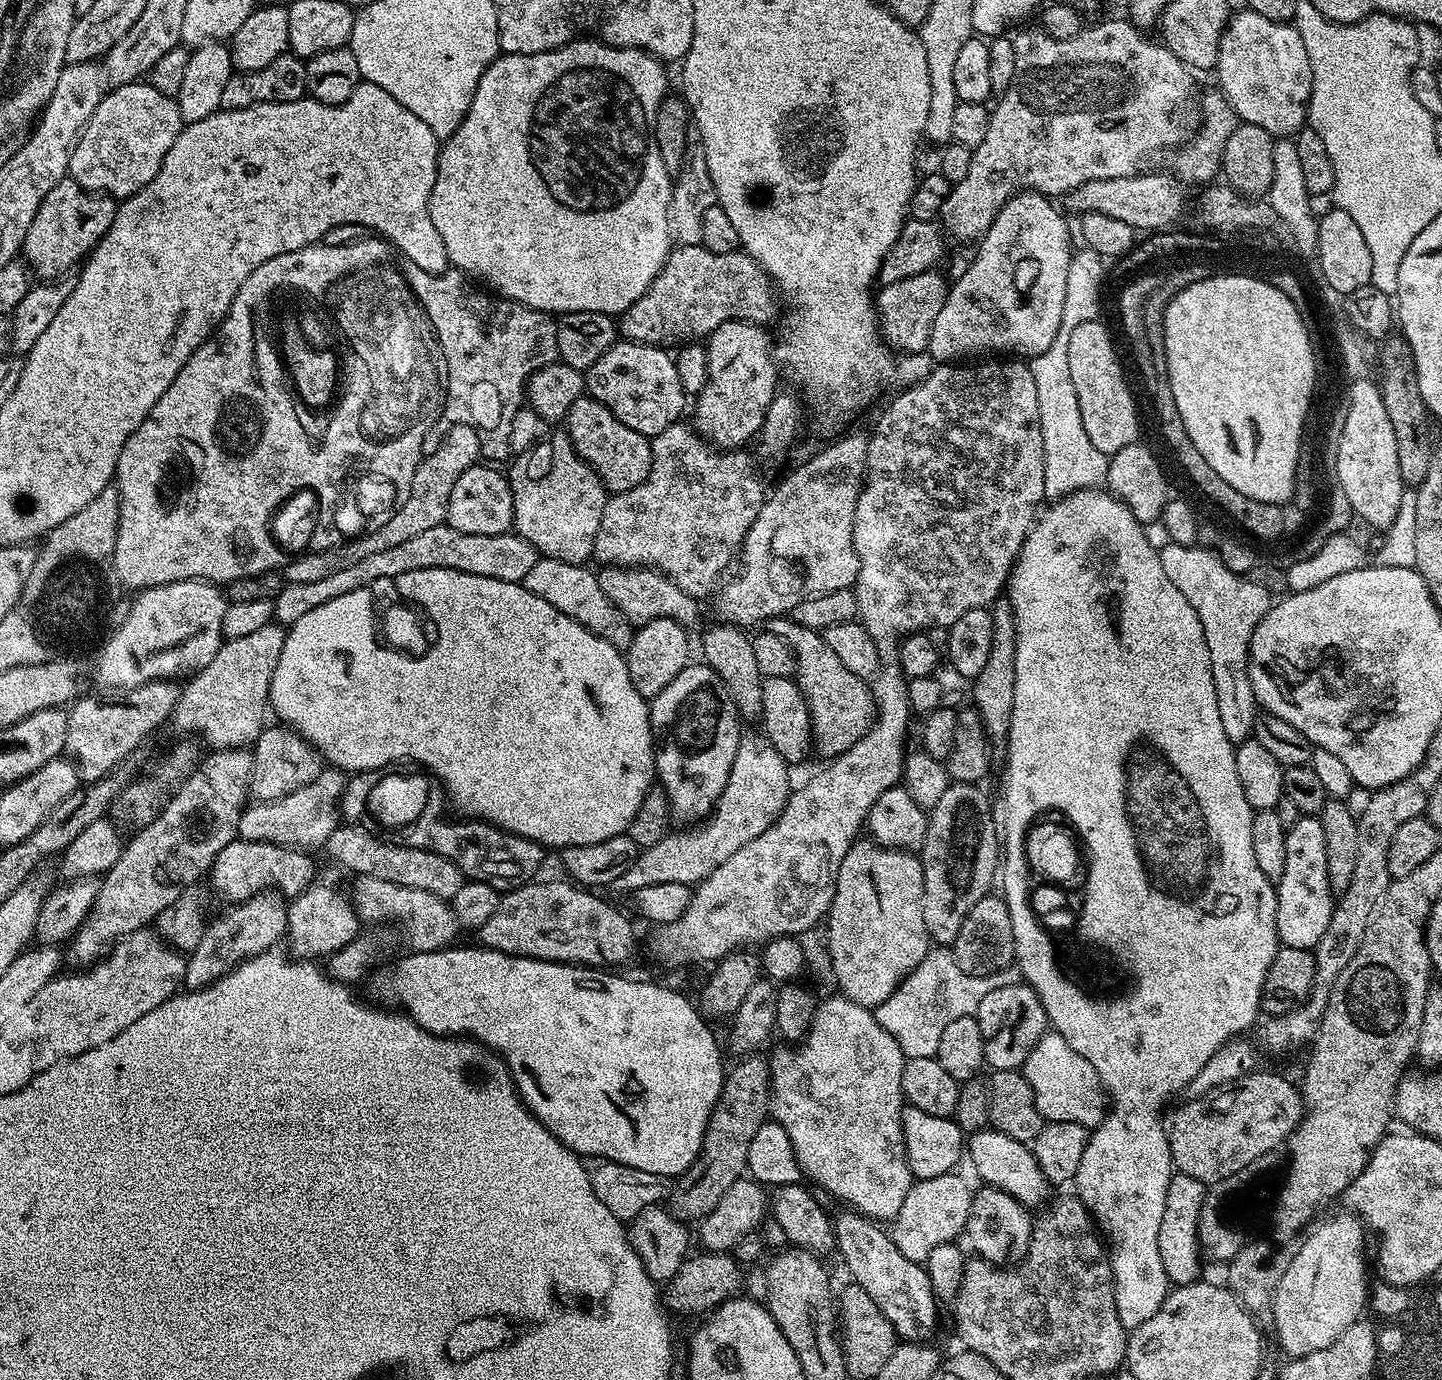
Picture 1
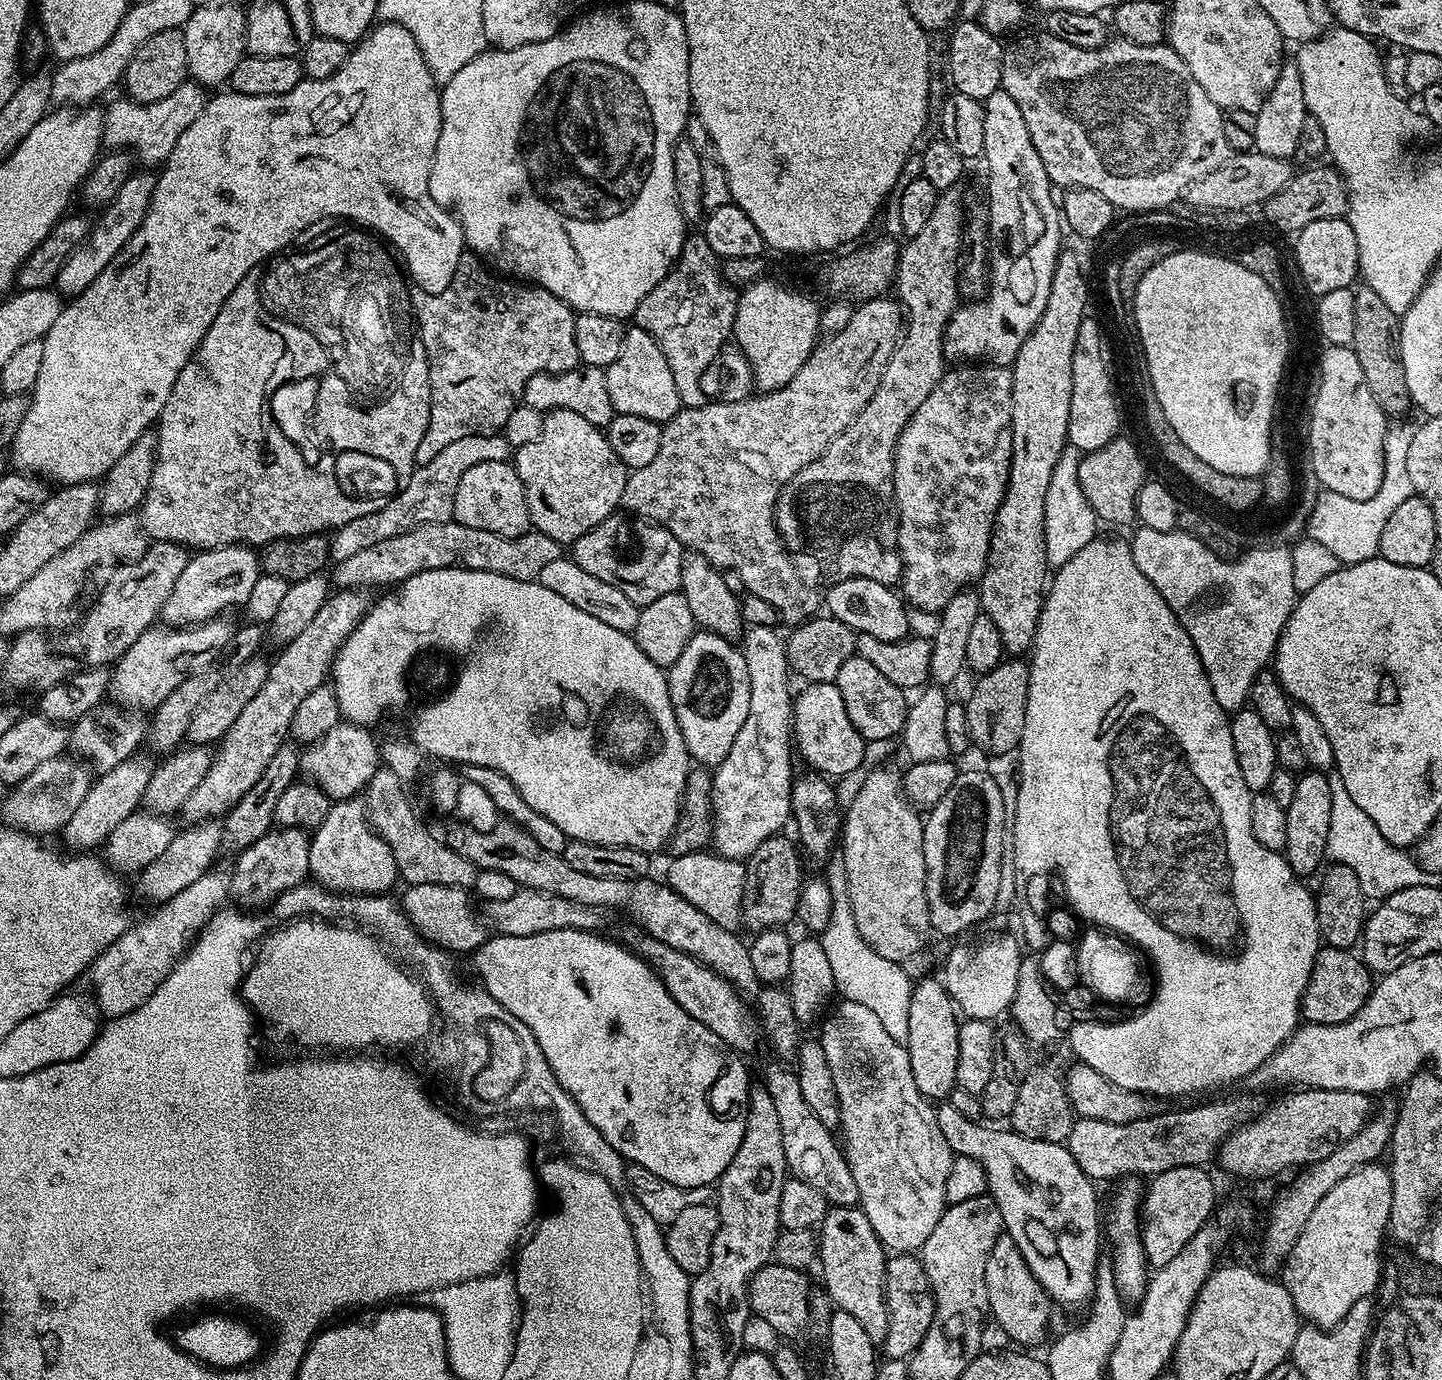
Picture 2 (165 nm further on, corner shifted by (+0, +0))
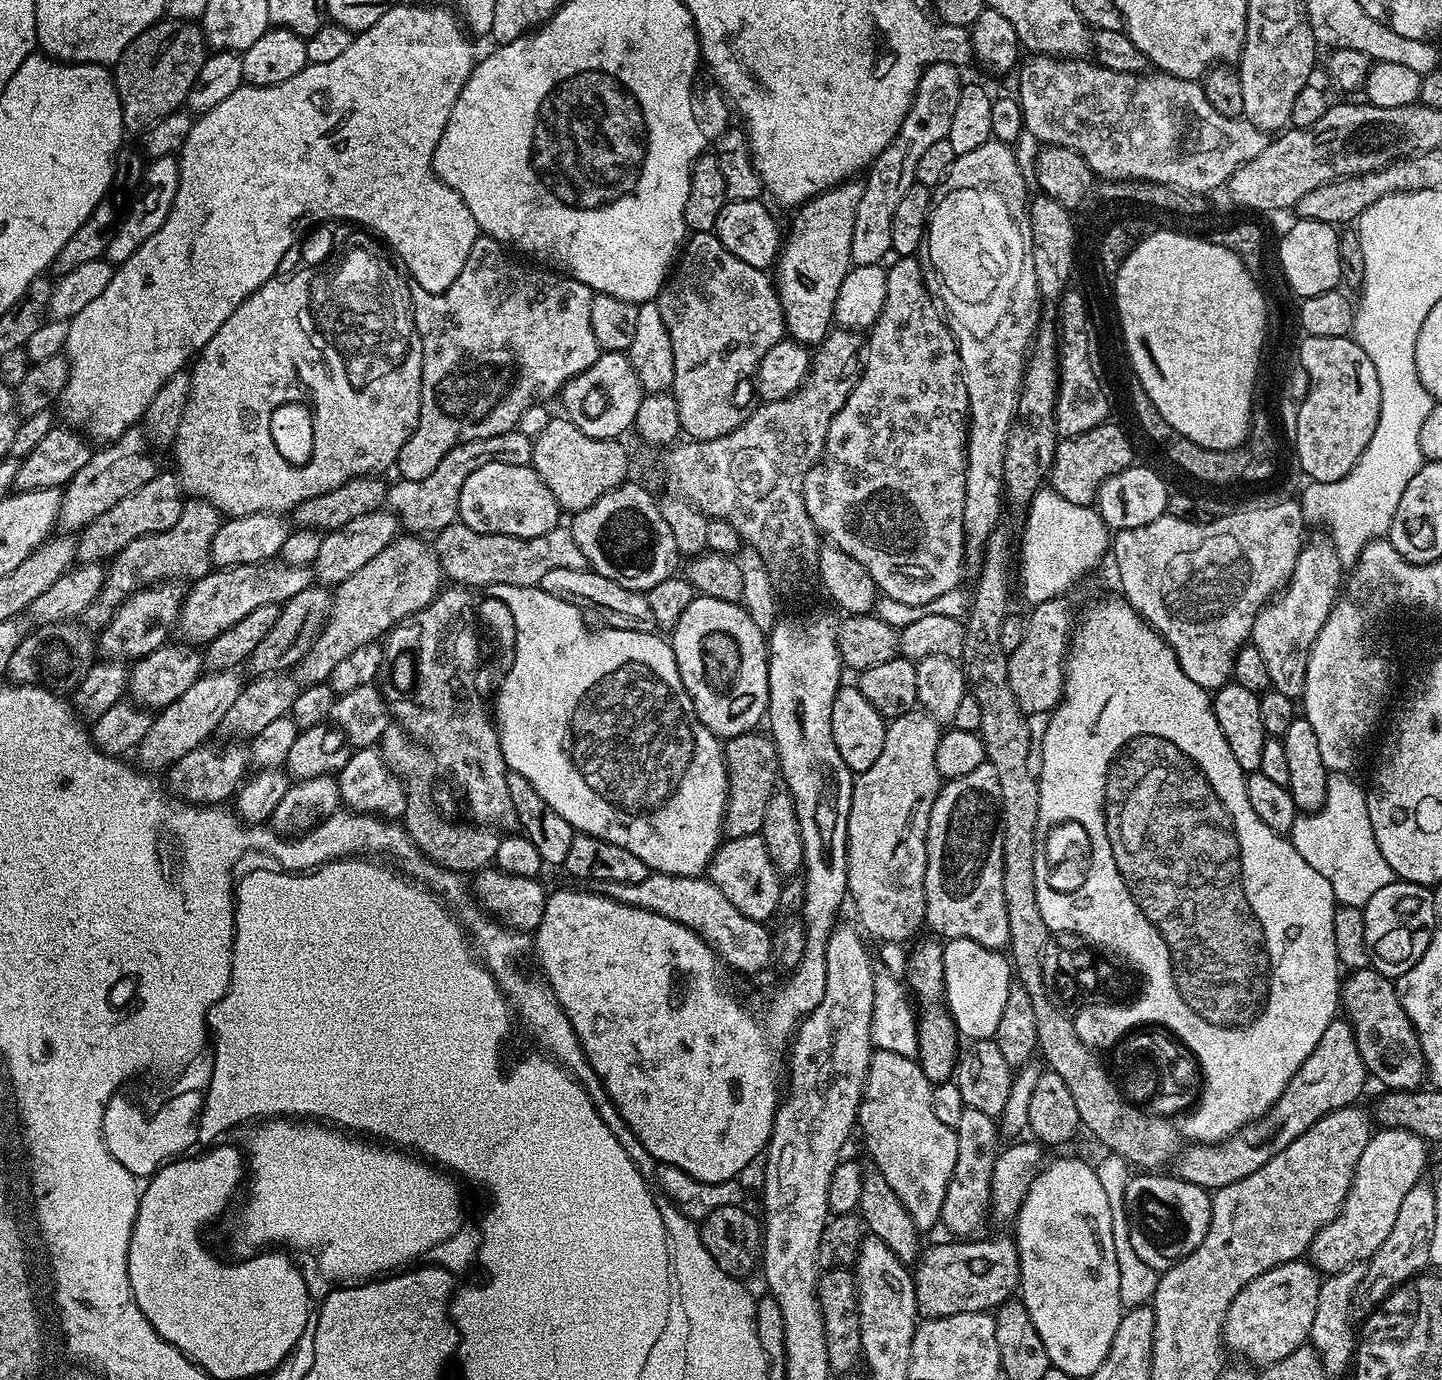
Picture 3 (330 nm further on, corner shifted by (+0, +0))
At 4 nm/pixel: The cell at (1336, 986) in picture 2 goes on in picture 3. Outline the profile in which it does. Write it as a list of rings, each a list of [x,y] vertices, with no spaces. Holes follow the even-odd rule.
[[[1371,966],[1349,971],[1343,977],[1340,989],[1343,1015],[1354,1030],[1358,1050],[1362,1054],[1368,1075],[1373,1081],[1381,1080],[1388,1090],[1414,1092],[1425,1083],[1426,1069],[1422,1046],[1418,1042],[1416,1027],[1396,993],[1391,979],[1378,973]]]

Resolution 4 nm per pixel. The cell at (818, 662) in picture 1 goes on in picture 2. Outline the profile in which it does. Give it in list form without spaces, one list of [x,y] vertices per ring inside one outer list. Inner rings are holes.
[[[857,655],[846,658],[834,682],[842,694],[842,702],[846,704],[846,714],[850,714],[850,722],[854,722],[854,730],[862,734],[864,741],[891,741],[903,733],[909,697],[904,697],[907,696],[905,689],[894,686],[894,682],[866,662],[866,658]]]

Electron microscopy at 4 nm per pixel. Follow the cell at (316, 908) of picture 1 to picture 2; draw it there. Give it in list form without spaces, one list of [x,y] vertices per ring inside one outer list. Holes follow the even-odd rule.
[[[363,799],[337,800],[329,807],[326,818],[315,828],[309,839],[309,877],[332,894],[359,894],[361,897],[391,893],[398,884],[394,854],[368,823]]]

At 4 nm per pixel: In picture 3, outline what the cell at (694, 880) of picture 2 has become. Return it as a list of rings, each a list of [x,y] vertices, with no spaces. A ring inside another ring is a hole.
[[[760,835],[725,839],[710,858],[706,879],[718,886],[718,890],[722,890],[722,894],[726,894],[726,899],[737,910],[742,910],[746,918],[768,922],[771,921],[772,915],[777,915],[782,877],[777,872],[770,854],[766,854],[766,842],[762,842]]]

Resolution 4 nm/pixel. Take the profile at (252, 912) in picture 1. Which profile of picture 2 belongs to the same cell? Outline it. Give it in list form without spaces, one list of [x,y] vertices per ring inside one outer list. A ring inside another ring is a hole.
[[[299,828],[269,830],[237,855],[237,862],[231,869],[231,897],[242,906],[267,905],[303,883],[309,877],[309,839],[309,835]]]

